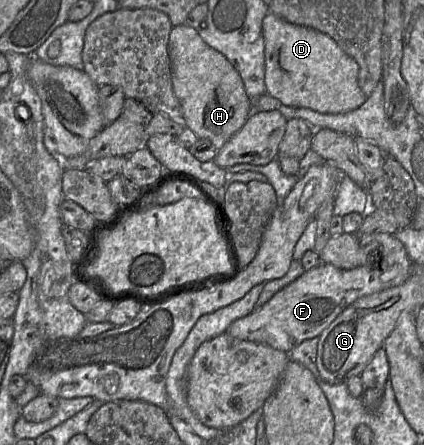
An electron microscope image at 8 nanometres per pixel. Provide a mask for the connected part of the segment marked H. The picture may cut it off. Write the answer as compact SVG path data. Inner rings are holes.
M186 24L173 26L169 36L168 53L173 92L180 103L185 127L190 129L198 139L208 140L218 151L247 122L254 111L254 100L247 95L242 78L235 67L223 54L207 45L194 28Z

